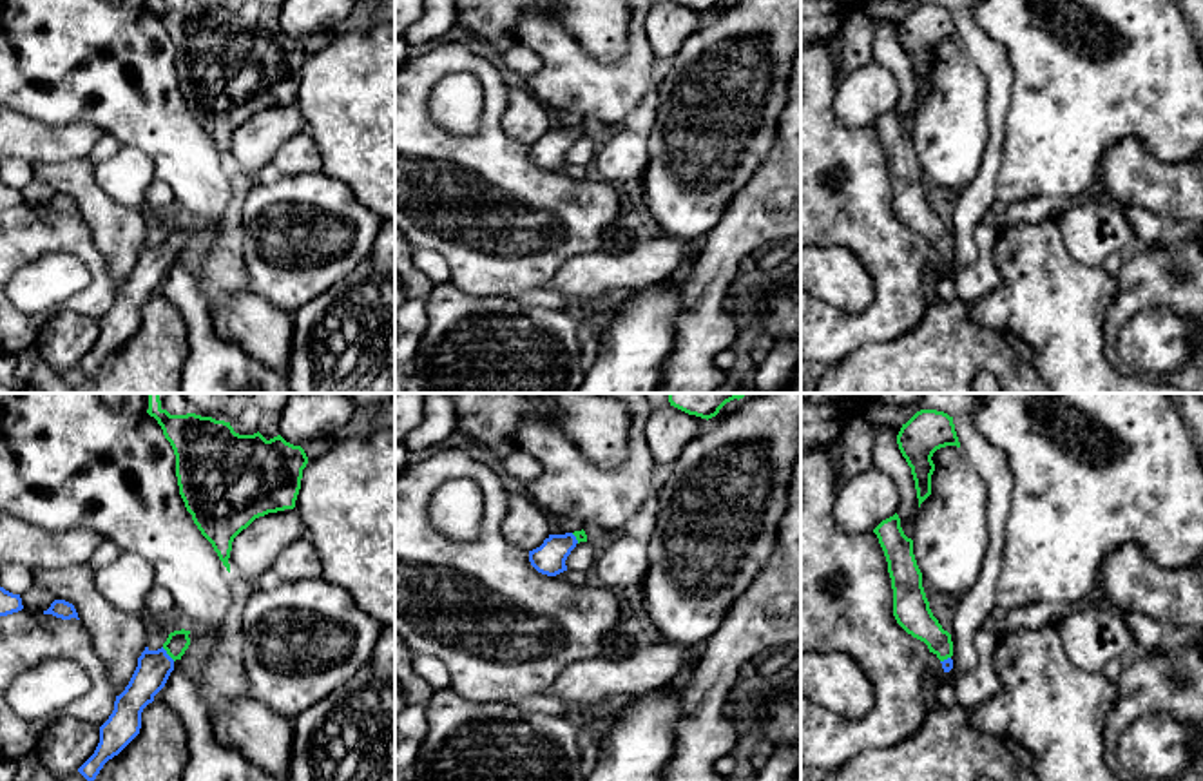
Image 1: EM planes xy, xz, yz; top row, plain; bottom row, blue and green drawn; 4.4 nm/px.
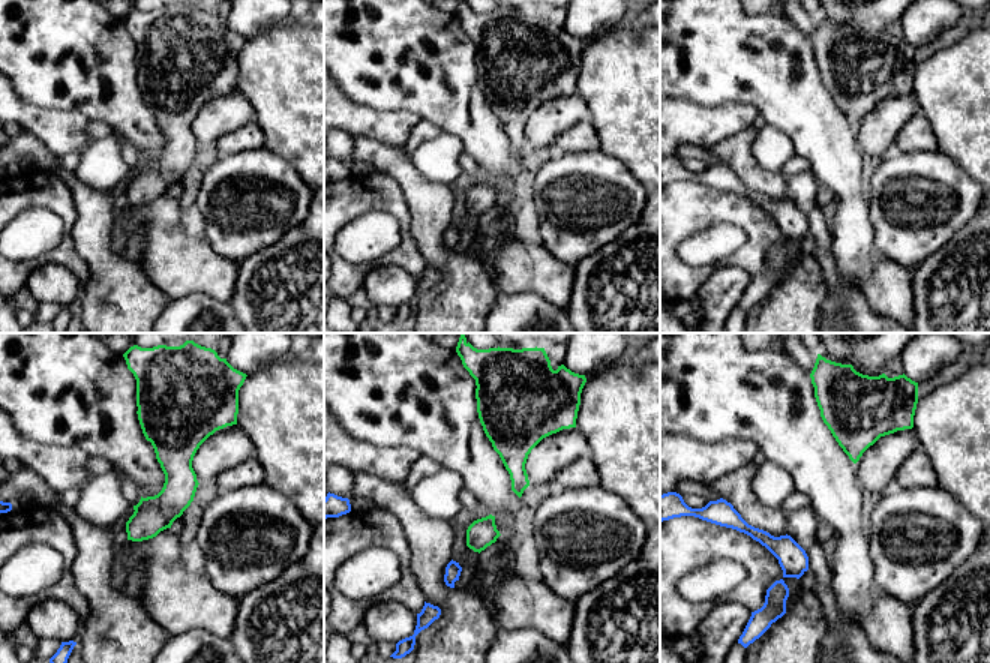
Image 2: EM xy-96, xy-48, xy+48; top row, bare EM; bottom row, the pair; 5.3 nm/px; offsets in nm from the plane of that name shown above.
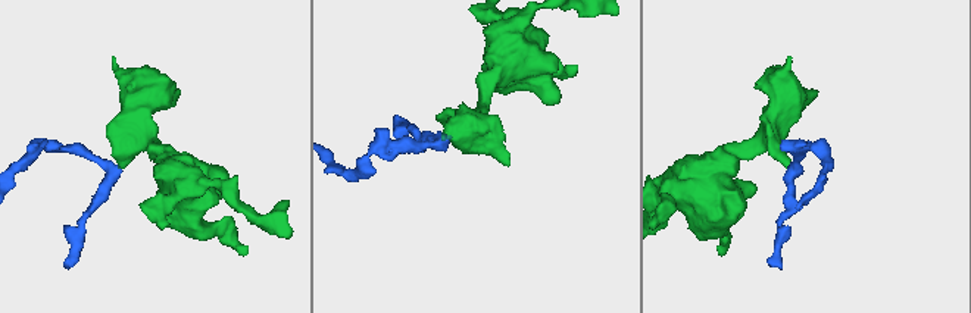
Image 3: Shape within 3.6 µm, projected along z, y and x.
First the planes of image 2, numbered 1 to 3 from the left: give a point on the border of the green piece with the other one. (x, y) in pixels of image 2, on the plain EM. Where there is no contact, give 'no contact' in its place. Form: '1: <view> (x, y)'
1: no contact
2: no contact
3: no contact

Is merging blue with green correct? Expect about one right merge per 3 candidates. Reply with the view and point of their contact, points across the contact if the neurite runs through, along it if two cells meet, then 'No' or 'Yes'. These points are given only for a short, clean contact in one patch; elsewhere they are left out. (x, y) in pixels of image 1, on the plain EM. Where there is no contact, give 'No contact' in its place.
Touches blue at xy (167, 249). Path across: xy (154, 261), (167, 249), (178, 236). Yes

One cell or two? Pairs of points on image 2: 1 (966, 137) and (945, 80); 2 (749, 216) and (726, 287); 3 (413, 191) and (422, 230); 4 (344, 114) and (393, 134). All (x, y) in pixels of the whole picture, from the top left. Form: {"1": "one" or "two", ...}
{"1": "one", "2": "two", "3": "one", "4": "one"}

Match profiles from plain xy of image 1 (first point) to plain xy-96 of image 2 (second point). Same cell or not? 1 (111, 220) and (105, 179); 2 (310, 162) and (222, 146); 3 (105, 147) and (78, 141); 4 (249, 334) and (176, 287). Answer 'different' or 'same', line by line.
1: different
2: same
3: different
4: same

